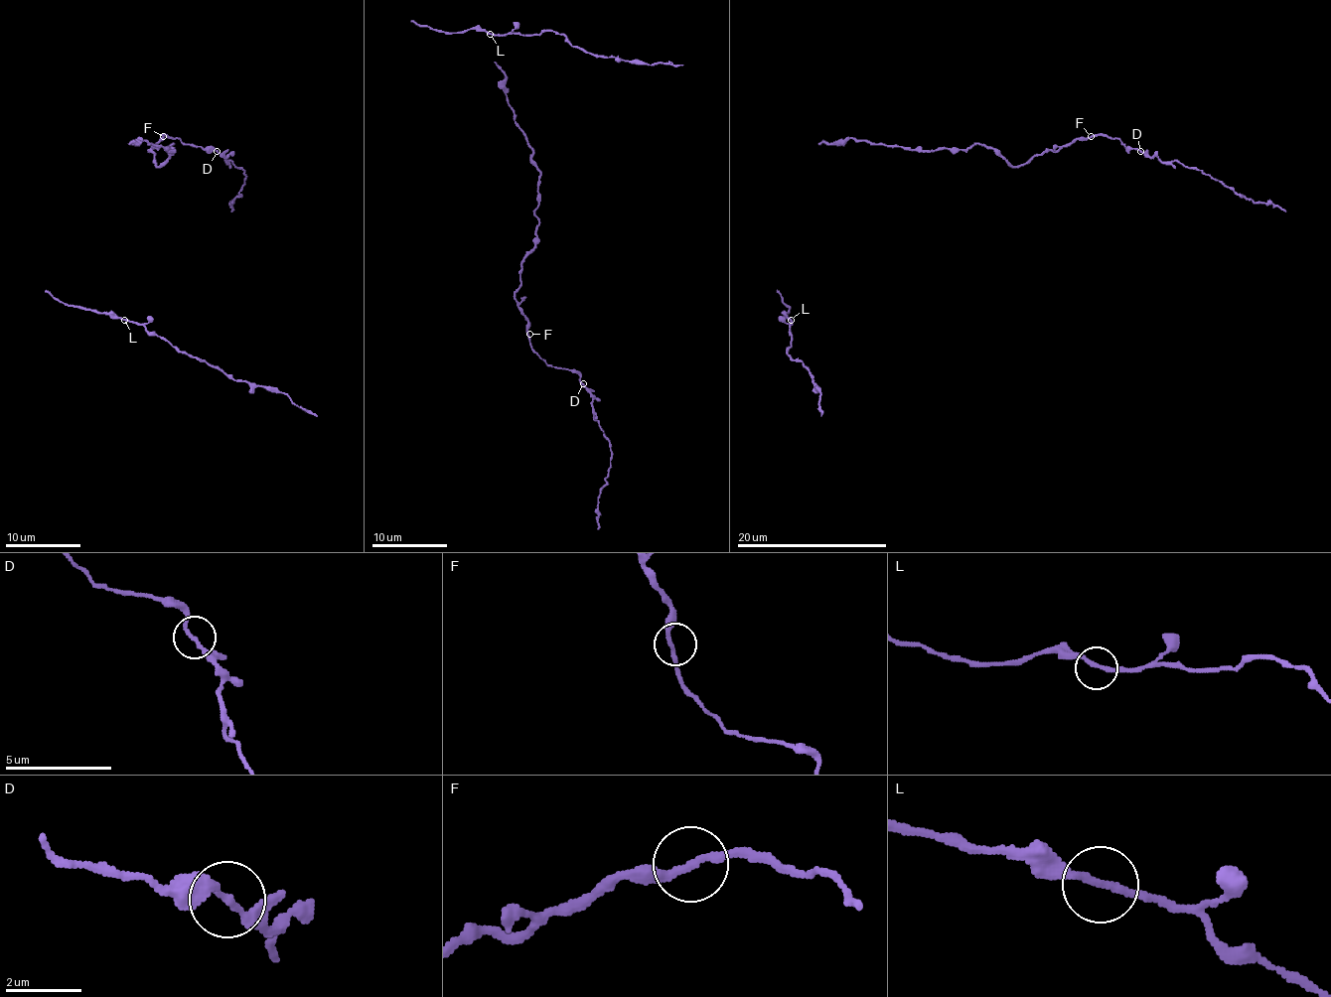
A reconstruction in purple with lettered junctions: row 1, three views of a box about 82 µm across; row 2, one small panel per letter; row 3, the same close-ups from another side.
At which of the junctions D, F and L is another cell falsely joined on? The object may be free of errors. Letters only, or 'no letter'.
D

